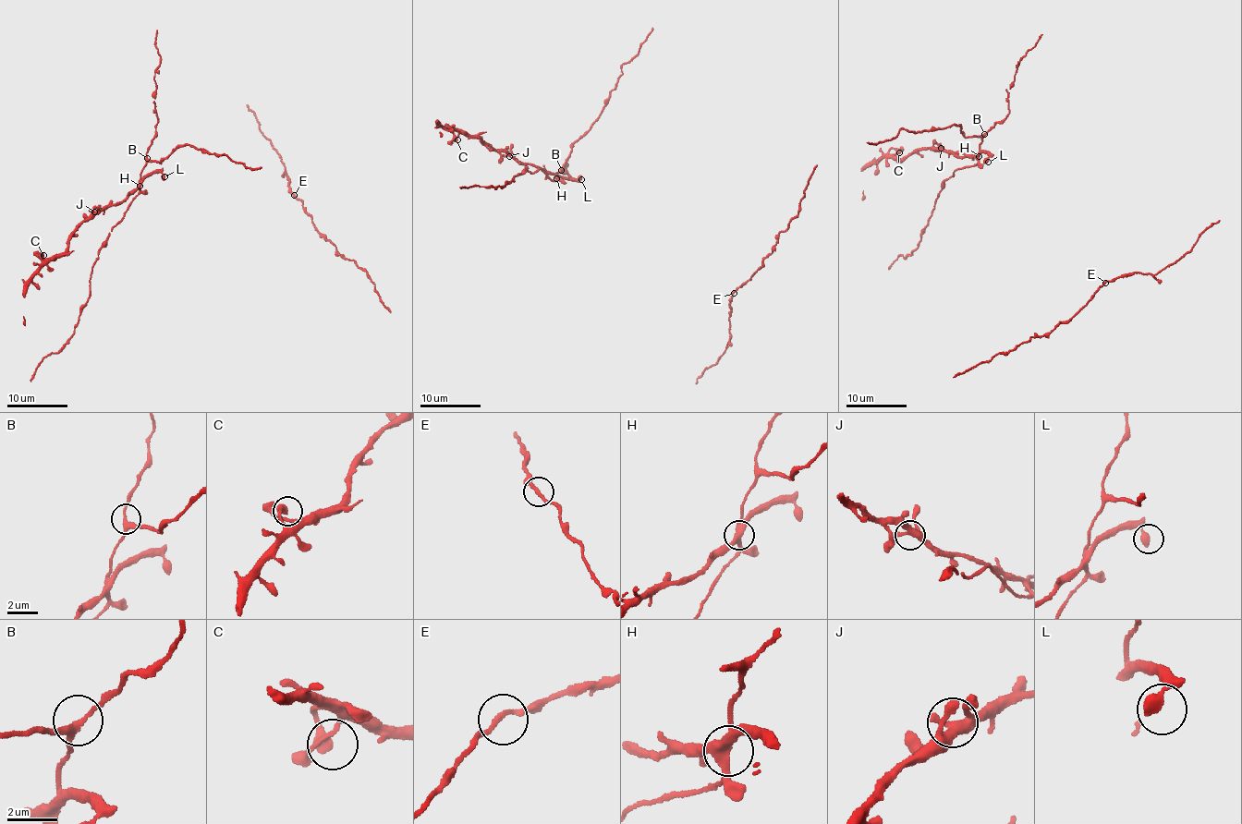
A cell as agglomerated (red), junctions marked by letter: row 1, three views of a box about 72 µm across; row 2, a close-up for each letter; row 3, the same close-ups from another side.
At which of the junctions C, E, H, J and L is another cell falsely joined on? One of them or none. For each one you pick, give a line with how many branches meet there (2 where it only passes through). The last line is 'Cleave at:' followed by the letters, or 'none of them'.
Cleave at: none of them

